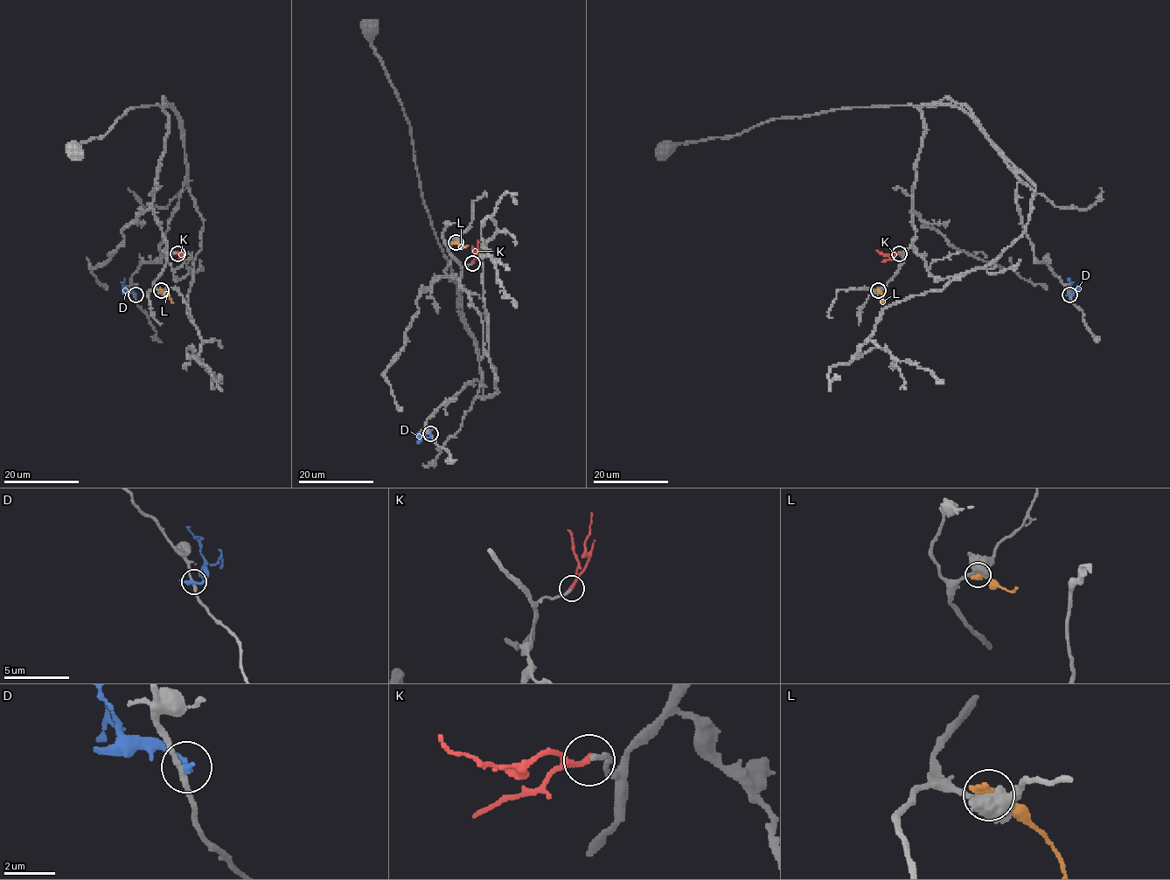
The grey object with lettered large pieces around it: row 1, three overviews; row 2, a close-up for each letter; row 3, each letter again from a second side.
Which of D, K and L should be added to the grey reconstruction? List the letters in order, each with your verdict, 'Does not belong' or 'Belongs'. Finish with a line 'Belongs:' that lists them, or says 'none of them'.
D: Does not belong
K: Belongs
L: Does not belong
Belongs: K

